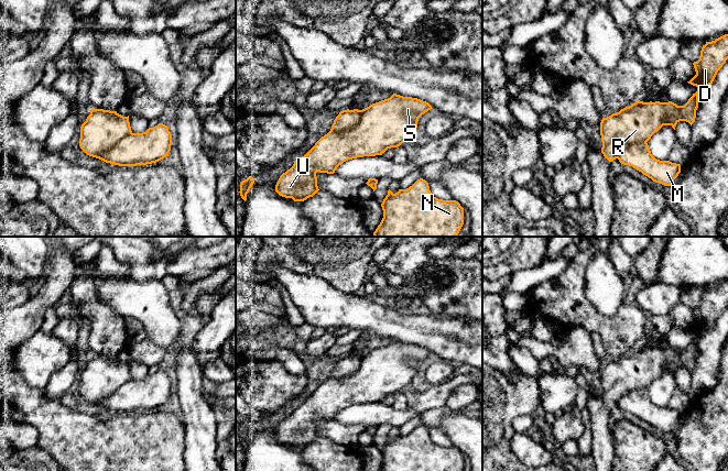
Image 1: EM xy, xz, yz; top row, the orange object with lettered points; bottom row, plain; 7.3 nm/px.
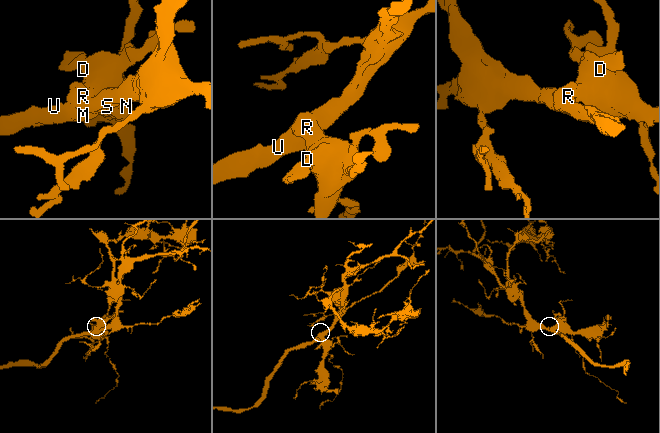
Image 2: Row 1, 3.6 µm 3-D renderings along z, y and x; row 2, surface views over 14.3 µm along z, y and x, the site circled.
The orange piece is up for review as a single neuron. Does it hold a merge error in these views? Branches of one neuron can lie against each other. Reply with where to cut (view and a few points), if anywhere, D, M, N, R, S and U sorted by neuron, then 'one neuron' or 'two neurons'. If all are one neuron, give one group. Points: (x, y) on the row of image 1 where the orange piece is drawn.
cut xz (361, 110), (359, 121), (355, 126), (340, 132), (330, 131); groups D N R / M S U; two neurons

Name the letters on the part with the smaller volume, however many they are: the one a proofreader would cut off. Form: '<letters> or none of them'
D, N, R

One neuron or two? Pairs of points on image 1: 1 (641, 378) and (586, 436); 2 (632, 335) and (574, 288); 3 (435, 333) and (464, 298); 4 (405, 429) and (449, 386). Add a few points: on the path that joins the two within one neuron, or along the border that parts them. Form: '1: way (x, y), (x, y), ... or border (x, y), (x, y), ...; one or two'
1: border (586, 407), (589, 414), (591, 453); two
2: way (616, 332), (605, 327), (583, 305); one
3: border (431, 314), (470, 320); two
4: border (419, 414), (411, 417), (400, 427); two

